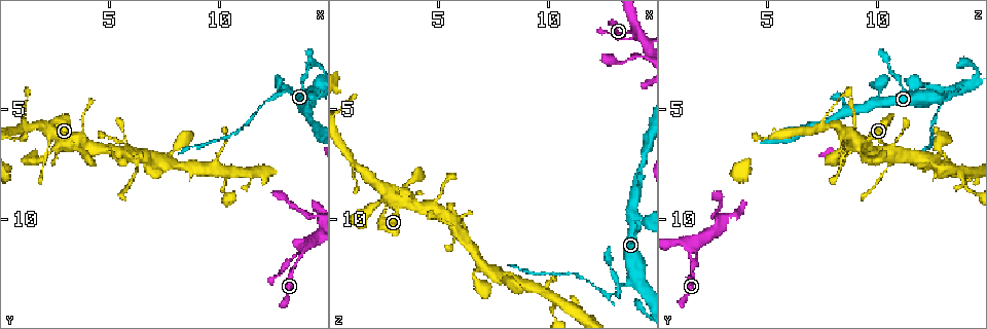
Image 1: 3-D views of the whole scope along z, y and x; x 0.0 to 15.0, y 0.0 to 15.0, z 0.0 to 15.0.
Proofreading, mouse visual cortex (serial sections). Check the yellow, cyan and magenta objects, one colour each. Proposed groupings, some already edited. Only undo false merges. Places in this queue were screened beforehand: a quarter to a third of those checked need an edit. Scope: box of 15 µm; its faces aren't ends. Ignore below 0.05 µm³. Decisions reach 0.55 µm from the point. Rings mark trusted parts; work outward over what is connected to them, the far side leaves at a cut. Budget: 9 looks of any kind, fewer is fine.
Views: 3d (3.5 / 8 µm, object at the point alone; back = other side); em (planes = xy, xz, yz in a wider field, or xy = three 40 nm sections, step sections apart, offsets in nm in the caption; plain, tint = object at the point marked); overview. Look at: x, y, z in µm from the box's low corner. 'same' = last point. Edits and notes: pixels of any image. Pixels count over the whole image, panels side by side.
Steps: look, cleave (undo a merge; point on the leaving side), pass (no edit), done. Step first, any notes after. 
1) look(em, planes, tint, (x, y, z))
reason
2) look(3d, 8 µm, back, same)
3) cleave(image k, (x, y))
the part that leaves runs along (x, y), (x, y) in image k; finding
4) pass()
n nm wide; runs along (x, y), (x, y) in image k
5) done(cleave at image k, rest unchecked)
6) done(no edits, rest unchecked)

look(3d, 3.5 µm, (14.3, 2.9, 14.2))
abrupt turn

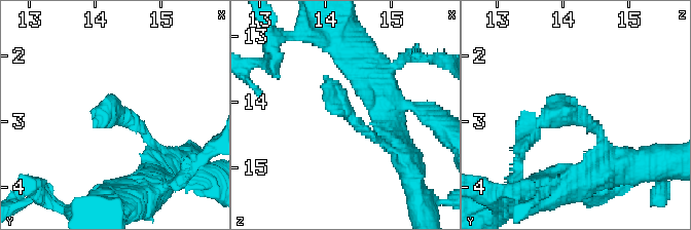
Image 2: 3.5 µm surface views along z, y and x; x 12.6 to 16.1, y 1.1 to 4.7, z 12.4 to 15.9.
look(em, xy, step 1, tint, (14.35, 2.95, 14.25))

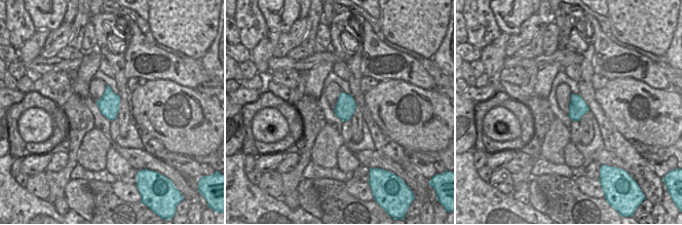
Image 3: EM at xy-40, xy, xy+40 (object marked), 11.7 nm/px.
pass()
runs along (388, 137), (375, 140), (353, 121), (325, 79) in image 2; all the same cell

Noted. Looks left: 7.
look(3d, 3.5 µm, (13.9, 4.7, 10.0))
calibre changes

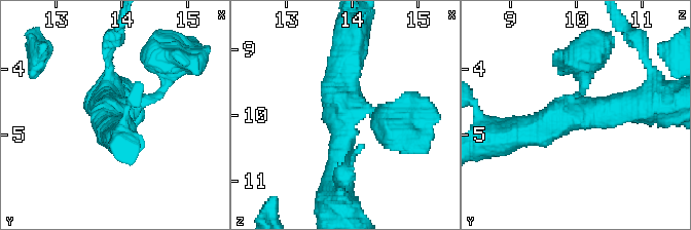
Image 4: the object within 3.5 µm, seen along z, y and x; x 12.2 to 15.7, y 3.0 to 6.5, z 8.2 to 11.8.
look(em, xy, step 5, tint, (13.85, 4.65, 10.10))

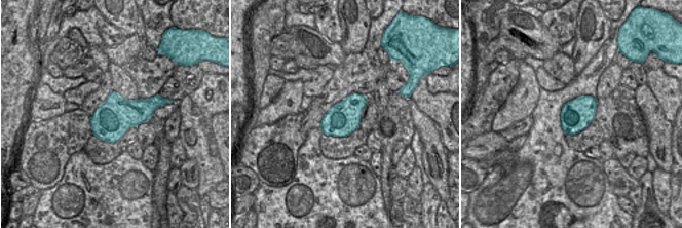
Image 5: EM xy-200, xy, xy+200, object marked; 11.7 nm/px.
pass()
runs along (653, 104), (558, 116), (518, 132) in image 4; all the same cell

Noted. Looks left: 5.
look(3d, 3.5 µm, (14.0, 11.2, 1.4))
calibre changes

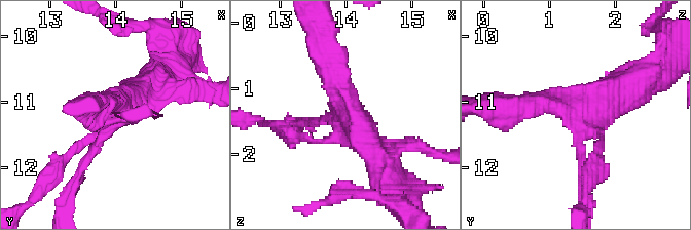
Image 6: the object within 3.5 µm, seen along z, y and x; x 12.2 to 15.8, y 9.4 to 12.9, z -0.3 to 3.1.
look(em, planes, tint, (14.05, 11.30, 1.40))
4 arms; arms of 100, 150, 350, 450 nm; need the tissue

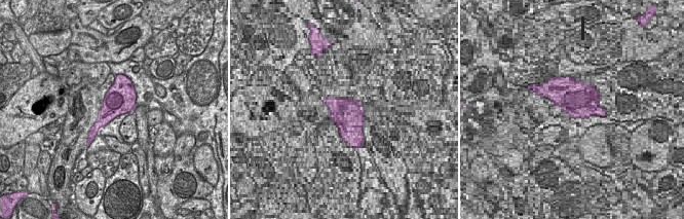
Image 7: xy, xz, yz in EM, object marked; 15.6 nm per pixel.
pass()
one cell here

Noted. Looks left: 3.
look(3d, 3.5 µm, (5.4, 6.6, 10.0))
thick turns thin

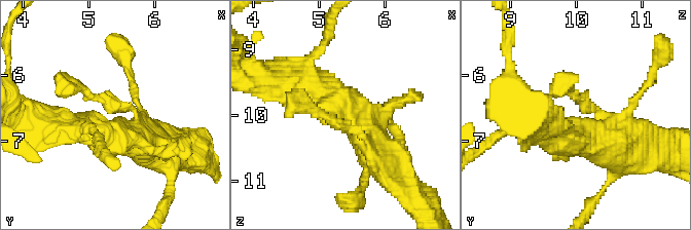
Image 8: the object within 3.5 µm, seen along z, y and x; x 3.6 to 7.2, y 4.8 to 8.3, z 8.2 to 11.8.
look(em, xy, step 5, tint, (5.35, 6.60, 10.05))

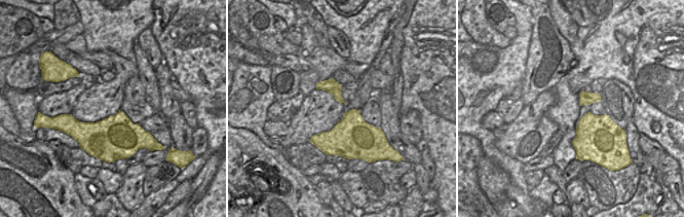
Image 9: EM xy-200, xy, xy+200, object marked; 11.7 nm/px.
cleave(image 8, (575, 97))
the part that leaves runs along (582, 111), (567, 86), (577, 74) in image 8; a second cell is stuck on

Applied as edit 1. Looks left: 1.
done(cleave at image 8, rest unchecked)

